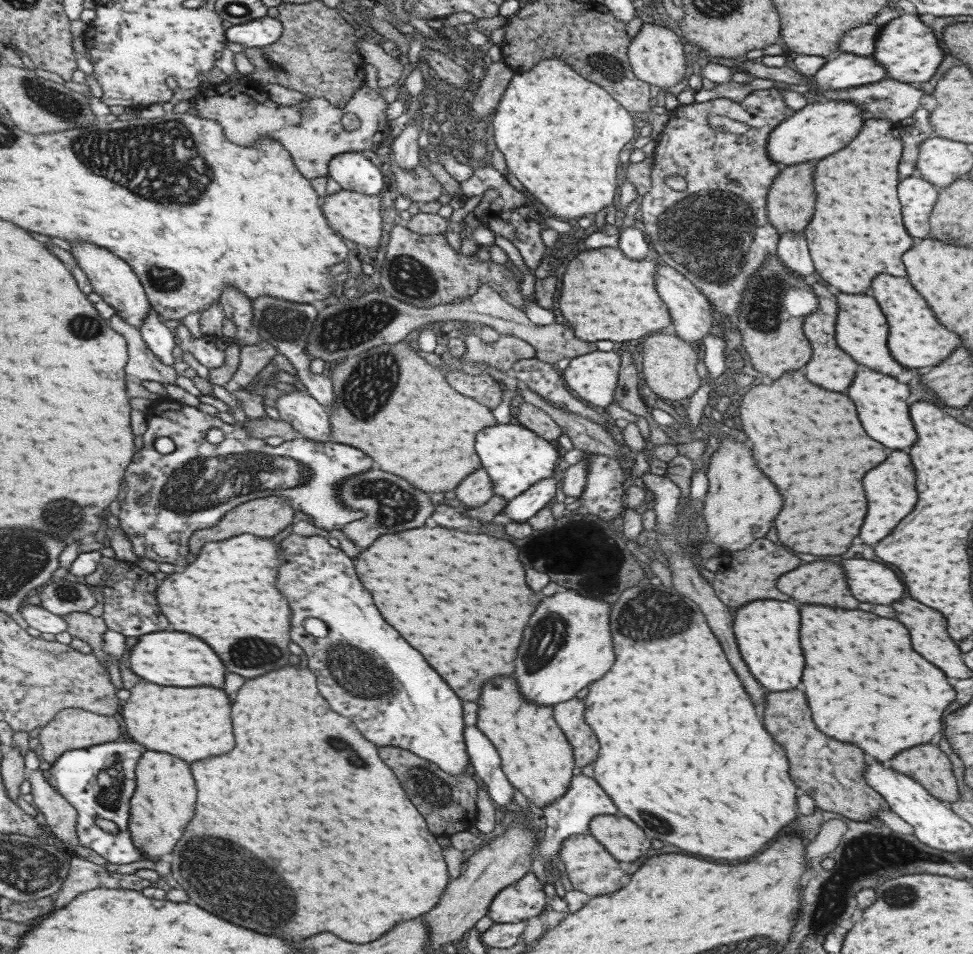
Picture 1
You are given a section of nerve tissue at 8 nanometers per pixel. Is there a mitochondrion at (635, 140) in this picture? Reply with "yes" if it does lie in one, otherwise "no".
no

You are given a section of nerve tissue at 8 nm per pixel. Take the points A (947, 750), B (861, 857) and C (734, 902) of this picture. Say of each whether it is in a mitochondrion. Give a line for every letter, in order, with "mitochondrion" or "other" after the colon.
A: other
B: mitochondrion
C: other

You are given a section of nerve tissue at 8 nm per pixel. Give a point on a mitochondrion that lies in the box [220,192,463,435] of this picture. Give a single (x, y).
(351, 326)

